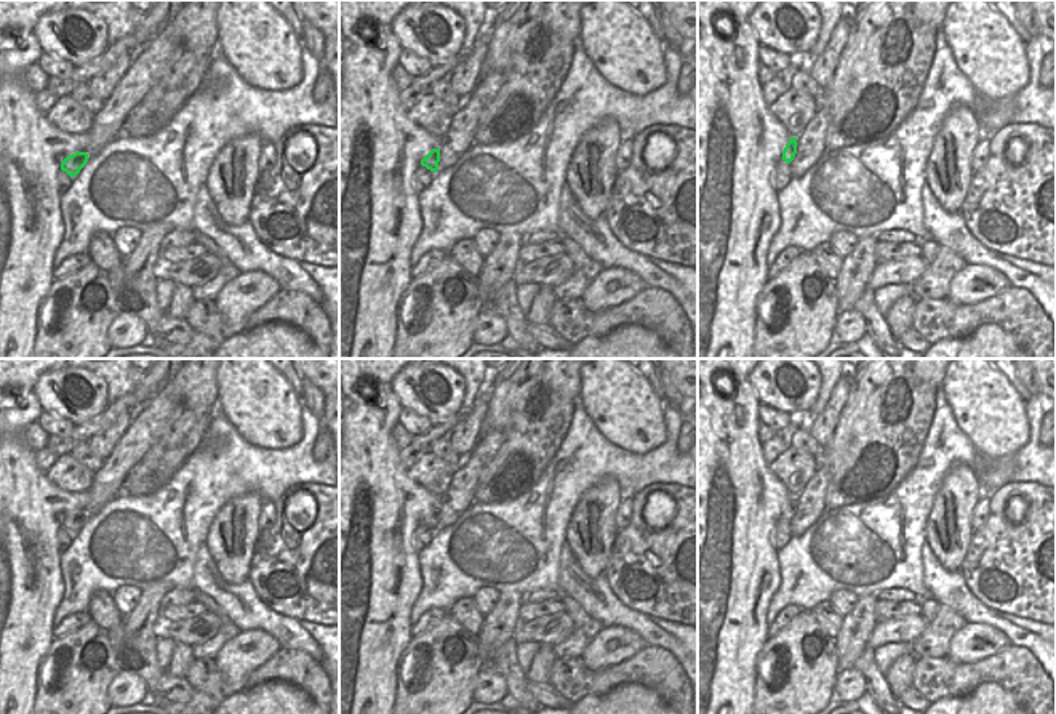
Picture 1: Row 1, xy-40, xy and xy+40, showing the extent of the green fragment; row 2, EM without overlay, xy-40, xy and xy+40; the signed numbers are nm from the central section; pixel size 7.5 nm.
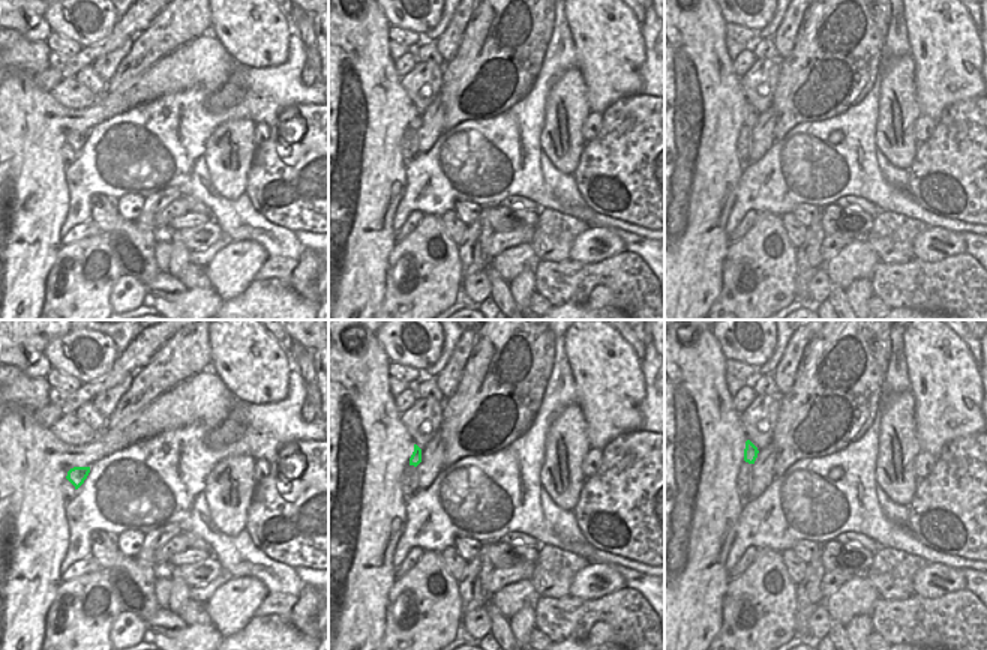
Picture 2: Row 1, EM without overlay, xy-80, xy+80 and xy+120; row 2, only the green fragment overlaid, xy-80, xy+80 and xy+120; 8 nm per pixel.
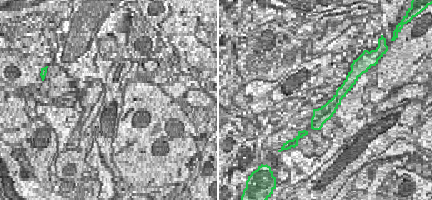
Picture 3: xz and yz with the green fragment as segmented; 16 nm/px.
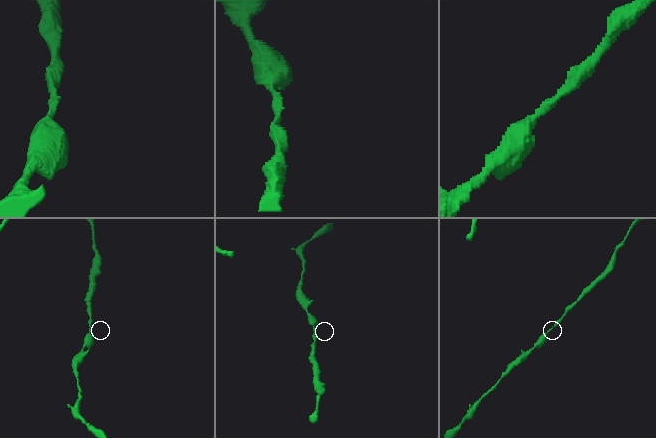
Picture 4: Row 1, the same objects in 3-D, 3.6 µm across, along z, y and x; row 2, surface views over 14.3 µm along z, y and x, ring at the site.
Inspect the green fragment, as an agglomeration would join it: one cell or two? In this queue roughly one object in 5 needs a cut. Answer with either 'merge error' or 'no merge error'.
no merge error

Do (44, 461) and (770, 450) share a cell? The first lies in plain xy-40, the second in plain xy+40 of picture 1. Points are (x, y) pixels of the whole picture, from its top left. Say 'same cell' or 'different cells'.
same cell

